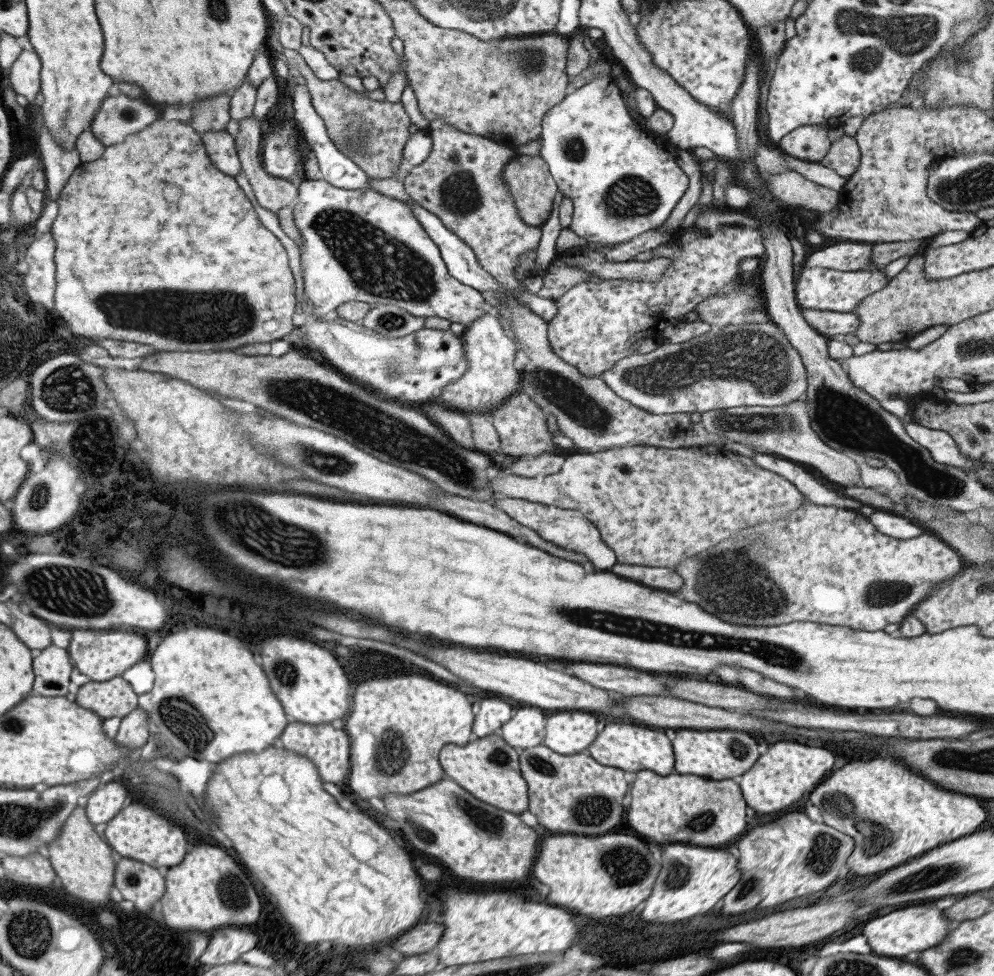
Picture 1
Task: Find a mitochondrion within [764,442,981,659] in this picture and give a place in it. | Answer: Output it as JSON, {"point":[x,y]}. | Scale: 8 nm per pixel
{"point":[881,593]}

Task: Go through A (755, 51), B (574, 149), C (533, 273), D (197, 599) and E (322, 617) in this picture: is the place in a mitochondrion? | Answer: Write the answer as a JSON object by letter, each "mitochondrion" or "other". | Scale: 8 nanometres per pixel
{"A":"other","B":"mitochondrion","C":"other","D":"other","E":"other"}

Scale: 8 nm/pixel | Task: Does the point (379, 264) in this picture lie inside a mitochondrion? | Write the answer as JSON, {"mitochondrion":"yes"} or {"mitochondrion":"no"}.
{"mitochondrion":"yes"}

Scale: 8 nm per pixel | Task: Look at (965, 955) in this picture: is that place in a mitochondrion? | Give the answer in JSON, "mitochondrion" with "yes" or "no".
{"mitochondrion":"yes"}

